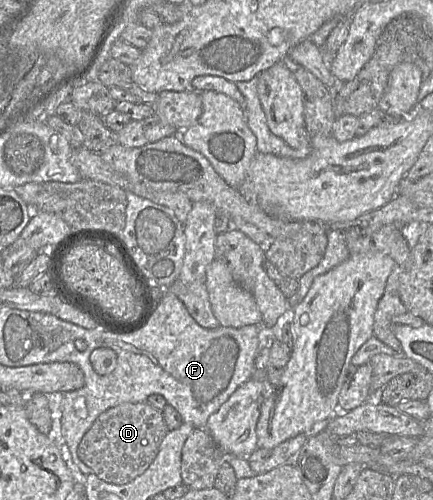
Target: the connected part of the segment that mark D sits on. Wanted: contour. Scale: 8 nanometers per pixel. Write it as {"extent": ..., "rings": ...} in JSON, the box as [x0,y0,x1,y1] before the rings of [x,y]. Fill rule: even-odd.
{"extent":[77,402,168,484],"rings":[[[147,402],[123,403],[107,409],[97,417],[80,441],[77,455],[105,482],[128,484],[154,461],[168,431],[162,411]]]}

